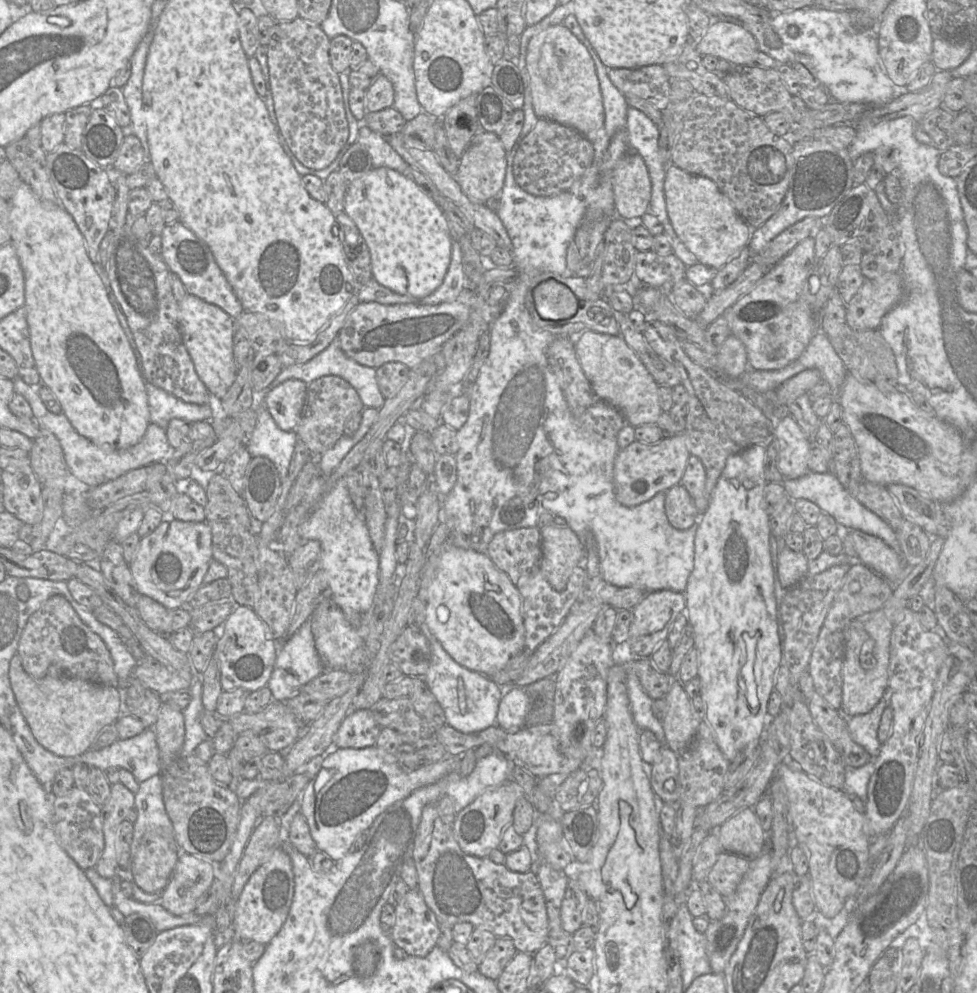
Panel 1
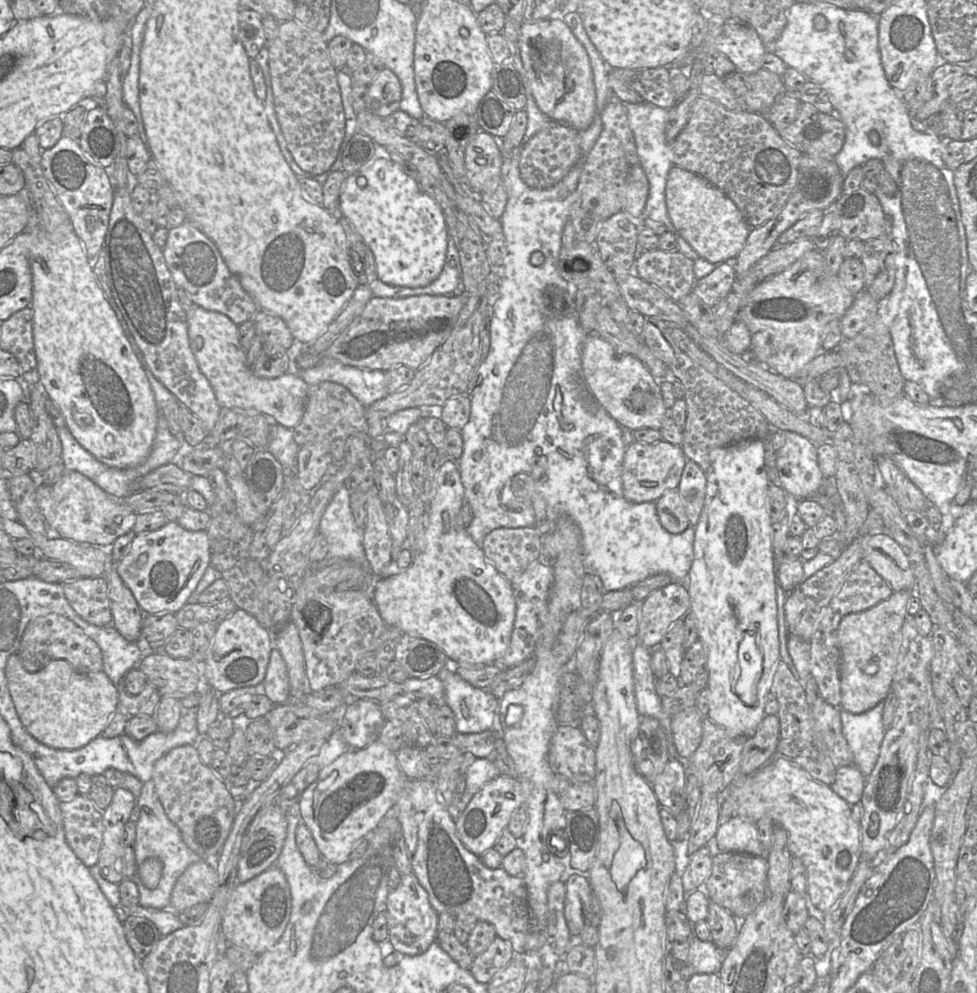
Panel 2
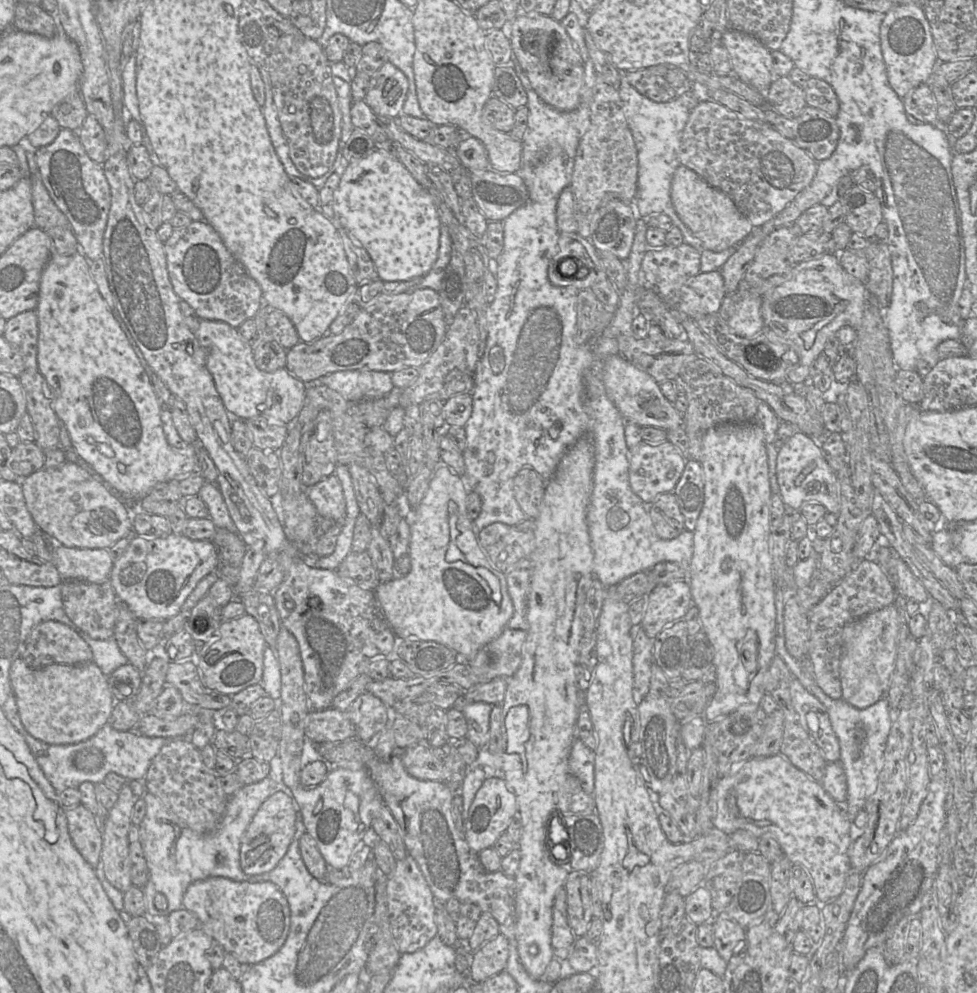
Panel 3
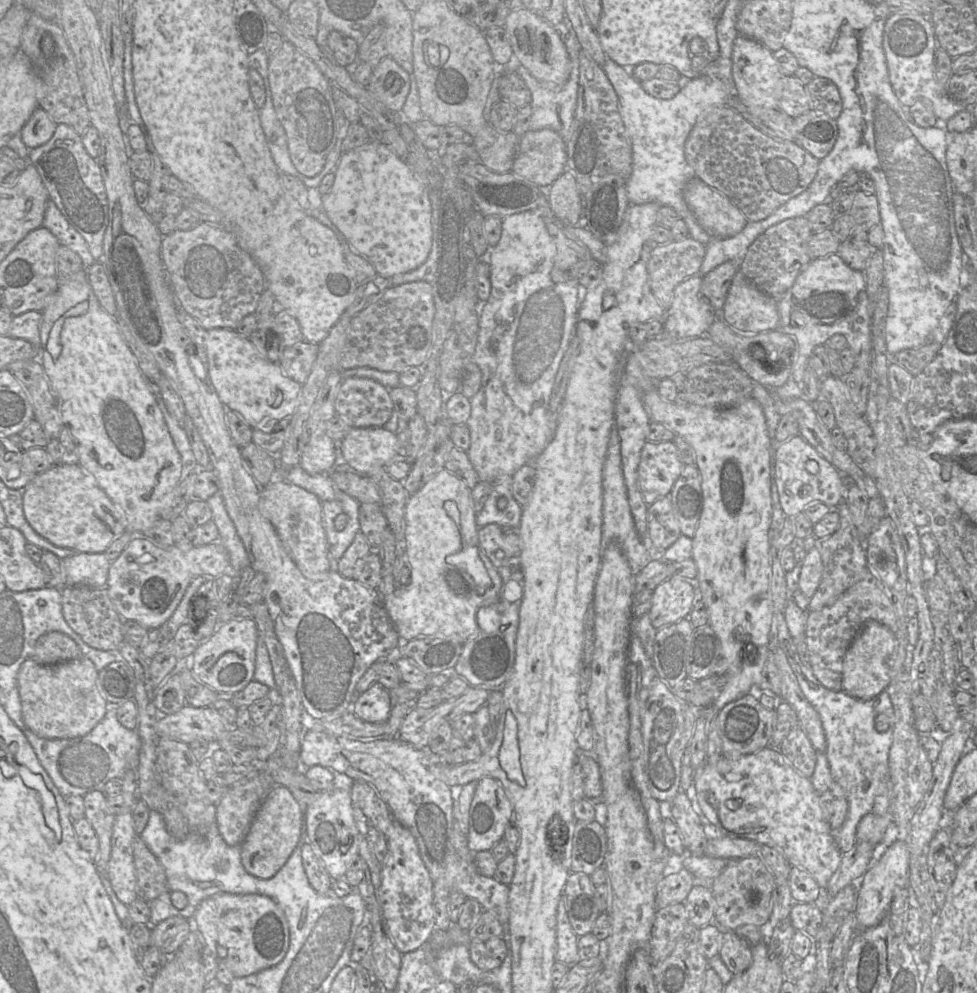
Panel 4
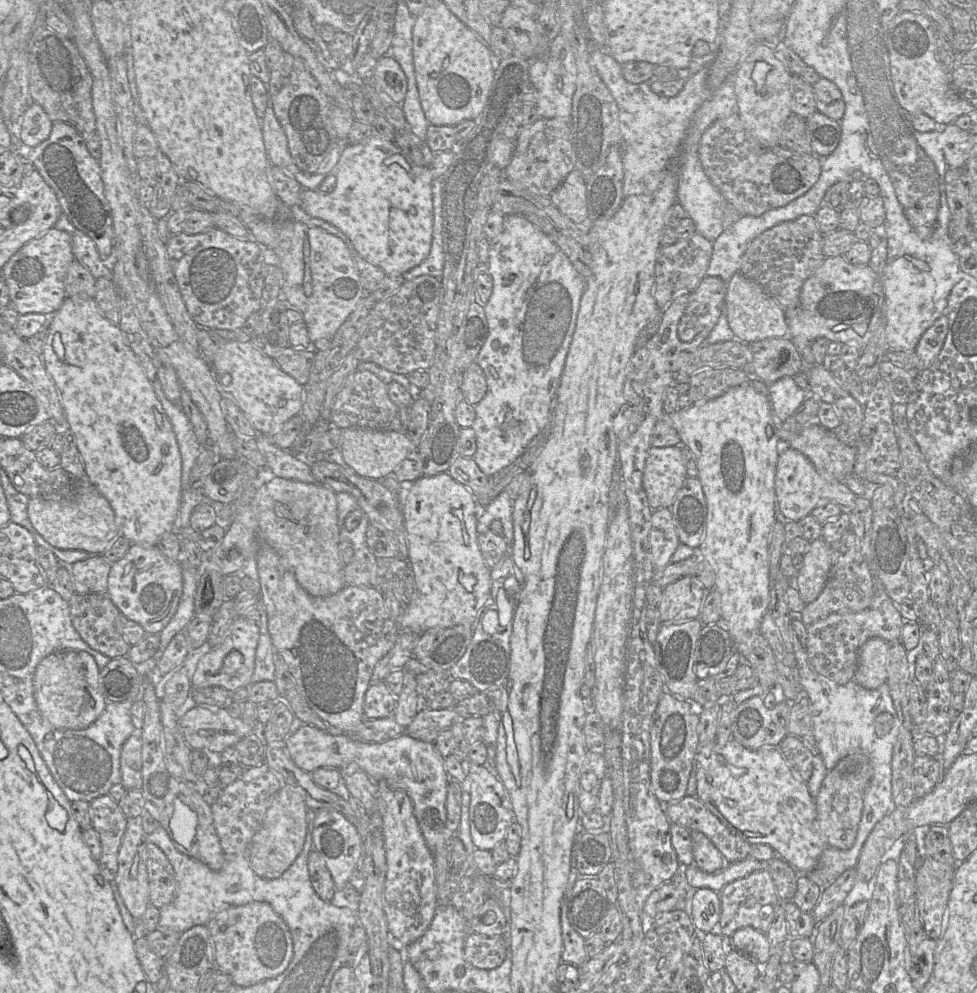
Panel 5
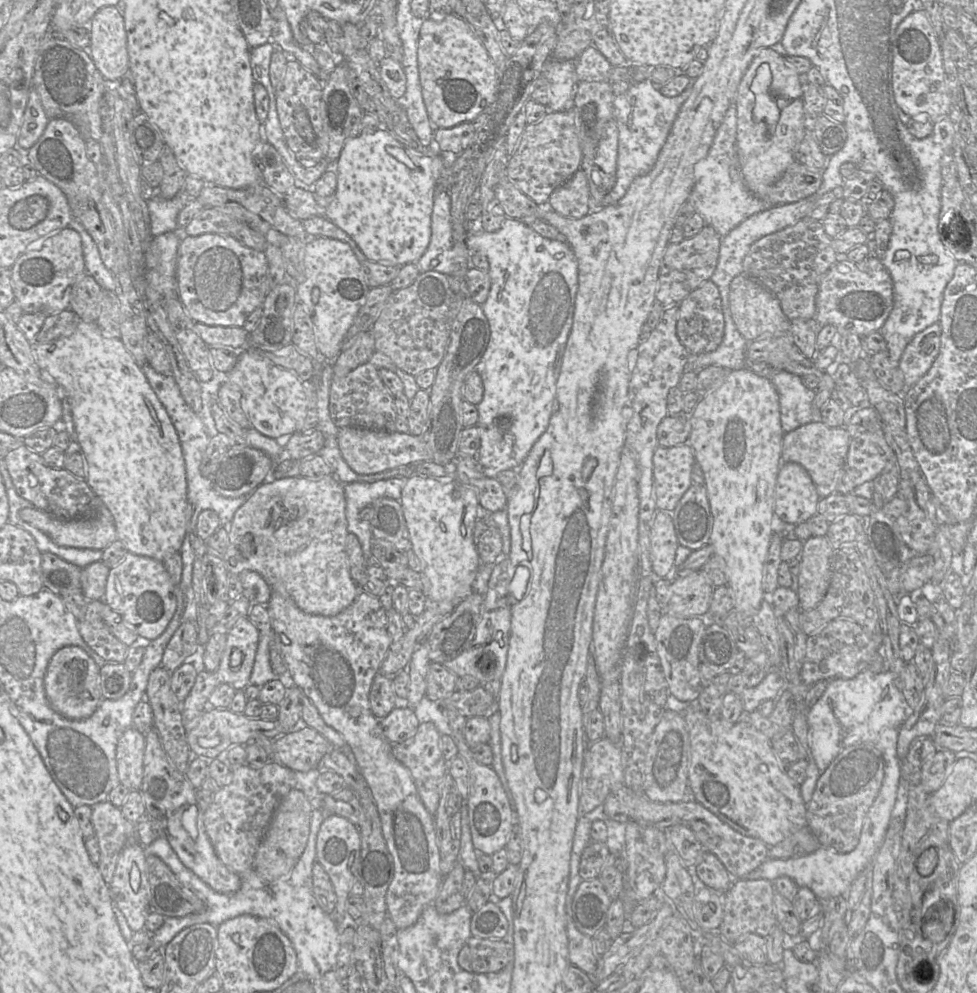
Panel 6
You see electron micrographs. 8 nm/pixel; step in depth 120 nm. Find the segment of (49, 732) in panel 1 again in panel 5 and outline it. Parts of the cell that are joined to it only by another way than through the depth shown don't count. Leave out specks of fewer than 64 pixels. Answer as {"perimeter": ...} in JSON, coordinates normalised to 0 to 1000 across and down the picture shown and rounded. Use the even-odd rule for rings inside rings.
{"perimeter":[[[60,656],[44,663],[34,680],[35,702],[41,718],[59,734],[84,735],[92,731],[110,709],[101,691],[101,676],[96,663],[86,656]]]}

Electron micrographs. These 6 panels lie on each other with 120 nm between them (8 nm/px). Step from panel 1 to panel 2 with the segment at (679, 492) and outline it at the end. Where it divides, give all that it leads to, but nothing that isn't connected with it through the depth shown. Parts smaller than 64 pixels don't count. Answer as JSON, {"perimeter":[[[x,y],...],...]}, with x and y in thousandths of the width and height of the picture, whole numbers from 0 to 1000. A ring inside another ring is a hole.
{"perimeter":[[[694,493],[682,494],[672,505],[671,513],[679,532],[687,538],[696,538],[705,530],[701,510]]]}

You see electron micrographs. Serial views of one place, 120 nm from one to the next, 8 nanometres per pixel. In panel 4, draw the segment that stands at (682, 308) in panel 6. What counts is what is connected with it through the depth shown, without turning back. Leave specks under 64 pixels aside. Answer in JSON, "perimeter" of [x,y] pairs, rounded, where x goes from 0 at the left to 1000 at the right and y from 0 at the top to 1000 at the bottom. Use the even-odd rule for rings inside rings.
{"perimeter":[[[744,263],[737,268],[731,270],[728,274],[719,278],[719,285],[716,290],[718,300],[723,300],[725,302],[725,306],[727,309],[734,315],[737,315],[740,311],[741,305],[743,303],[743,299],[745,296],[745,292],[747,290],[748,284],[752,278],[752,276],[756,273],[757,263]]]}

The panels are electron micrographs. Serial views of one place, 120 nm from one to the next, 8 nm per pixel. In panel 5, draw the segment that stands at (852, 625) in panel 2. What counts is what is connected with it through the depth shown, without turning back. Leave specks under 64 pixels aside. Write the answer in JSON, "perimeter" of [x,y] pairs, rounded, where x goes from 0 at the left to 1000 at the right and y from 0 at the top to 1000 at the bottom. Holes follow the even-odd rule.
{"perimeter":[[[900,641],[890,642],[879,656],[878,672],[874,680],[877,689],[895,695],[908,686],[908,661],[911,649]]]}

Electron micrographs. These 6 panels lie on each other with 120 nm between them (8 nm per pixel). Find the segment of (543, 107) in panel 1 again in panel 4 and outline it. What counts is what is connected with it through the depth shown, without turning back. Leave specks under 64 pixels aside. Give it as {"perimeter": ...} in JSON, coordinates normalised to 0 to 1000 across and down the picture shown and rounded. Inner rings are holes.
{"perimeter":[[[540,9],[521,12],[516,29],[525,53],[542,75],[559,85],[577,86],[583,76],[583,60],[577,43],[569,28],[563,25],[553,13]]]}

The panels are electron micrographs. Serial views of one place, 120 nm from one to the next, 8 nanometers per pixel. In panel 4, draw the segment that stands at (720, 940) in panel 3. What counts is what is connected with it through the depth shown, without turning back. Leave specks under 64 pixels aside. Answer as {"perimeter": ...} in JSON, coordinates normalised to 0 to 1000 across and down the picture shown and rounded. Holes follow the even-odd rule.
{"perimeter":[[[738,934],[738,954],[736,963],[750,982],[764,978],[770,971],[769,952],[751,938]]]}

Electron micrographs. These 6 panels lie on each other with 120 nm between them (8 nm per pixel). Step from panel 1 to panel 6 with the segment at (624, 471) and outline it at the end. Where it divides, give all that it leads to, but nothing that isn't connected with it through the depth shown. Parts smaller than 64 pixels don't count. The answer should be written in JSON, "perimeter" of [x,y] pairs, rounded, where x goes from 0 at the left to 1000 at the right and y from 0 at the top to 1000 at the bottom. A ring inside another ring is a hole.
{"perimeter":[[[698,447],[673,450],[668,458],[668,494],[672,514],[688,516],[709,487],[708,471],[712,466],[708,450]]]}

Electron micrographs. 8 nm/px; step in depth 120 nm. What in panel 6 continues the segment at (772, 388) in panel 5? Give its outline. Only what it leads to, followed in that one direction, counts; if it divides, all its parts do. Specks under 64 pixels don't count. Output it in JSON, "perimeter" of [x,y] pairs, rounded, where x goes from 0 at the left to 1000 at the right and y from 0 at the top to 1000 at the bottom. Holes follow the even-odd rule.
{"perimeter":[[[800,373],[787,382],[796,397],[798,424],[802,436],[830,425],[840,424],[840,413],[835,413],[831,408],[834,393],[823,389],[820,381]]]}

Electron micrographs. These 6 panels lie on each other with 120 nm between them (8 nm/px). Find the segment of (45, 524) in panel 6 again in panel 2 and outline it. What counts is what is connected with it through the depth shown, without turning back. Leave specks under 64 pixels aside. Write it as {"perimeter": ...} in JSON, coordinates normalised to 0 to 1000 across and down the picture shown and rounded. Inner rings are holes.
{"perimeter":[[[67,474],[53,488],[41,487],[37,506],[49,531],[56,533],[62,542],[103,551],[114,551],[121,541],[133,536],[140,519],[124,502],[108,496],[79,474]]]}

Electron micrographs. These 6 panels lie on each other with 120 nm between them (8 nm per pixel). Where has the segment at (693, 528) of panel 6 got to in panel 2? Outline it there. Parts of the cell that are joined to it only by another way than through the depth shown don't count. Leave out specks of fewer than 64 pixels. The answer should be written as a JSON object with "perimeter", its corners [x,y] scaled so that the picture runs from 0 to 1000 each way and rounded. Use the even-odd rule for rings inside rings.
{"perimeter":[[[702,463],[693,491],[707,530],[711,531],[720,514],[723,498],[723,476],[708,463]]]}

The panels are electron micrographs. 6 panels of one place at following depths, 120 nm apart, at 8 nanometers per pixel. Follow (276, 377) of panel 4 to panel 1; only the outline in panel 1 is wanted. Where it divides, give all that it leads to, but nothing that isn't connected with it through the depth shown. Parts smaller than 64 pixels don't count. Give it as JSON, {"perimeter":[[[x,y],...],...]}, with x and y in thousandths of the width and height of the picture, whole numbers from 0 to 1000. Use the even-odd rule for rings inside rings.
{"perimeter":[[[193,295],[182,308],[183,333],[199,372],[213,395],[226,403],[240,386],[244,374],[238,360],[240,321],[225,309]],[[295,382],[275,393],[270,409],[282,428],[291,434],[302,434],[313,404],[314,387],[308,383]]]}

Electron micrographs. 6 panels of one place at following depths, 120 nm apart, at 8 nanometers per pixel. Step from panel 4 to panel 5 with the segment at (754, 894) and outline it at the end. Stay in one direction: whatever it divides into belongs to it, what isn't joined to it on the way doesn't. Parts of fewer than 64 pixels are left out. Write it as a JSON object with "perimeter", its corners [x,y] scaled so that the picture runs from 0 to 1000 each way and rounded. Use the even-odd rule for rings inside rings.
{"perimeter":[[[785,875],[773,877],[744,890],[736,897],[736,904],[738,921],[735,931],[740,944],[747,944],[752,938],[762,934],[770,934],[784,940],[791,927],[794,912],[799,908]]]}

